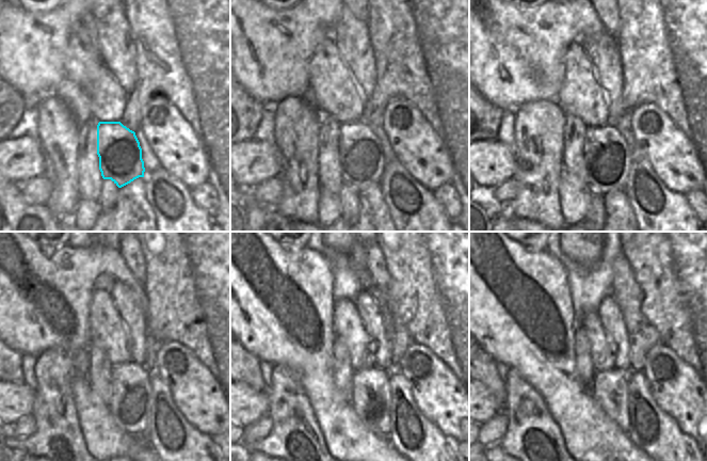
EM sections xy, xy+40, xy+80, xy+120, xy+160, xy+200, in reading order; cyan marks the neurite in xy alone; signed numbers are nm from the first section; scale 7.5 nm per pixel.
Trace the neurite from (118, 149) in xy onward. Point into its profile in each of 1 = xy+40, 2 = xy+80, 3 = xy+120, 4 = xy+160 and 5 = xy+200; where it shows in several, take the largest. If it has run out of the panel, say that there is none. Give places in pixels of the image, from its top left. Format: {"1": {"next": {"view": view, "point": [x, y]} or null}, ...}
{"1": {"next": {"view": "xy+40", "point": [363, 161]}}, "2": {"next": {"view": "xy+80", "point": [606, 156]}}, "3": {"next": {"view": "xy+120", "point": [131, 399]}}, "4": {"next": {"view": "xy+160", "point": [370, 388]}}, "5": {"next": {"view": "xy+200", "point": [609, 388]}}}

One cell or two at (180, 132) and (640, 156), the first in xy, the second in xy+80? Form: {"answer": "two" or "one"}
{"answer": "two"}

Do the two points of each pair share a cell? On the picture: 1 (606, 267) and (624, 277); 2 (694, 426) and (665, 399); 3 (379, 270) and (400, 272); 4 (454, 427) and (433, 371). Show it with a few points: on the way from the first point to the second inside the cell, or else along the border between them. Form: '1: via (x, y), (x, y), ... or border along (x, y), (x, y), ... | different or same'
1: border along (621, 253), (612, 264), (612, 292), (610, 295) | different
2: via (687, 419), (673, 406) | same
3: border along (379, 248), (384, 257), (389, 276), (388, 297) | different
4: via (454, 413), (434, 385) | same

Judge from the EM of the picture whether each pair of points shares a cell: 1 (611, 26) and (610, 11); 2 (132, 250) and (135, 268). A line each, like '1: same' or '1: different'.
1: same
2: same

